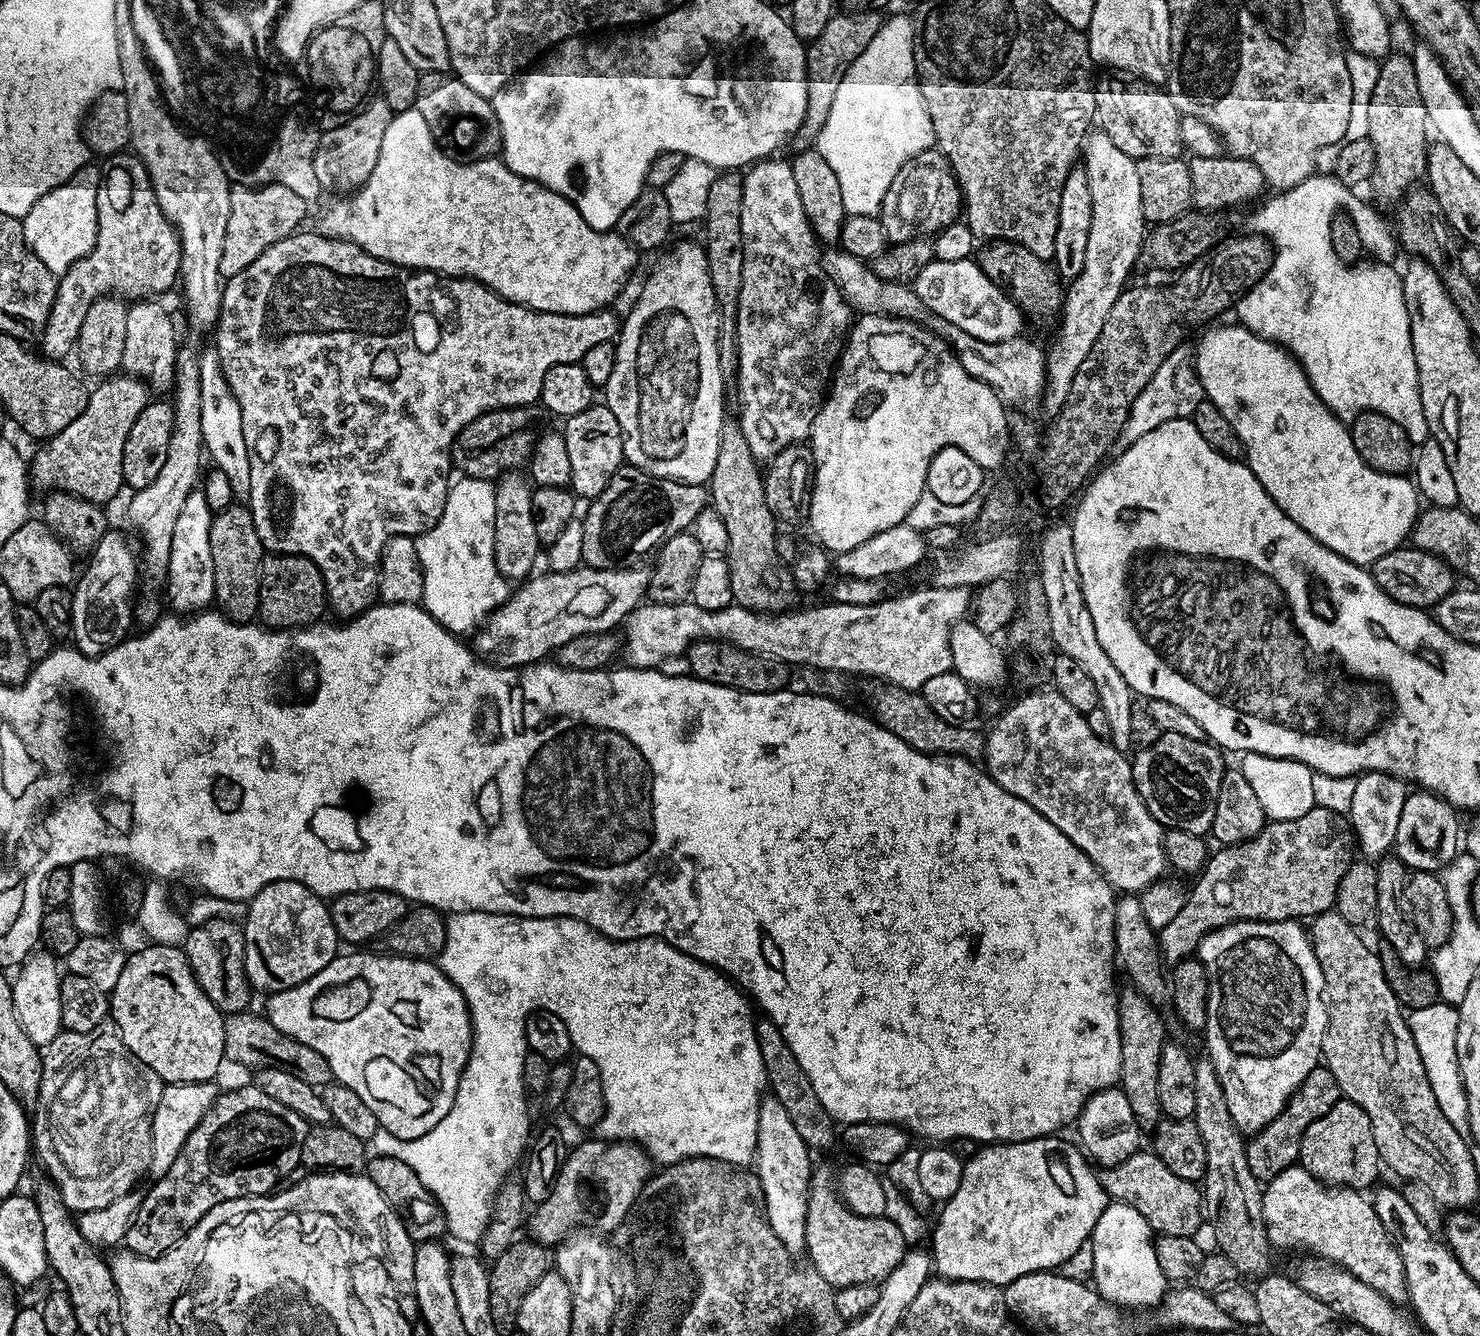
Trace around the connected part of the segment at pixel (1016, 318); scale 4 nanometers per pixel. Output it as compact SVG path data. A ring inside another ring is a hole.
M934 258L922 270L922 274L918 274L914 289L932 316L942 317L982 342L1002 342L1021 335L1020 327L1026 321L1025 313L1021 312L1008 293L999 284L990 282L990 278L982 274L980 265L972 258L958 262Z

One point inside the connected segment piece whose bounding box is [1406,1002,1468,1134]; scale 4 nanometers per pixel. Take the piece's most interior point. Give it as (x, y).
(1434, 1028)

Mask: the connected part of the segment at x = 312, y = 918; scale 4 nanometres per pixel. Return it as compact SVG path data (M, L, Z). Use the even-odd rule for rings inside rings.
M296 880L270 882L247 905L244 930L244 969L248 983L263 994L298 986L338 955L342 941L334 930L331 907Z

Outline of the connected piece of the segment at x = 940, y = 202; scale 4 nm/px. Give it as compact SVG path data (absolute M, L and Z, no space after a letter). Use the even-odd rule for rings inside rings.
M939 150L919 152L898 170L890 190L880 207L878 217L882 230L892 244L904 244L907 240L932 238L957 223L962 216L960 181L952 171L952 164Z

